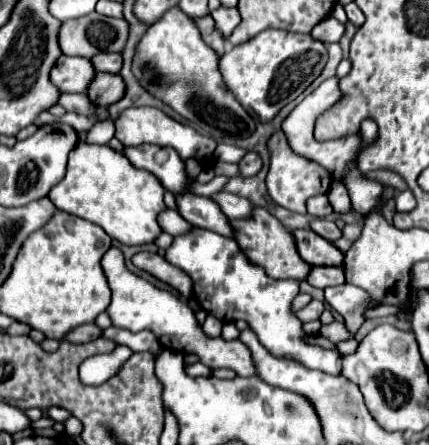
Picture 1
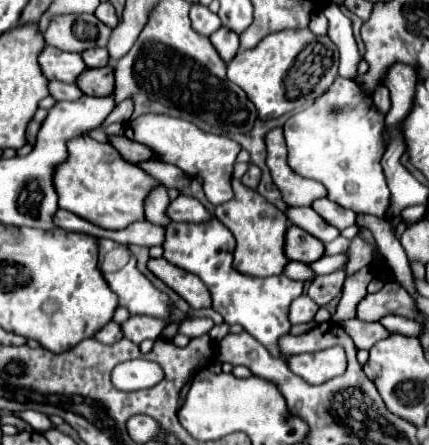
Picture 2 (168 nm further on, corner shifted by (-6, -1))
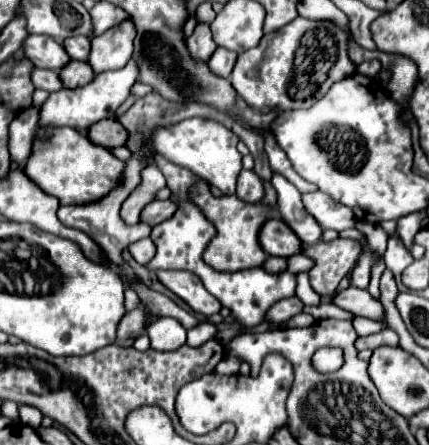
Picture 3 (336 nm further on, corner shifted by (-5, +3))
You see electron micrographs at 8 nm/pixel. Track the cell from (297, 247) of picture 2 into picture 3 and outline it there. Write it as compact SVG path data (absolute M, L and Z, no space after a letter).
M273 216L263 224L261 234L259 234L259 242L261 242L263 250L271 256L289 258L289 256L301 254L305 250L299 236L279 216Z

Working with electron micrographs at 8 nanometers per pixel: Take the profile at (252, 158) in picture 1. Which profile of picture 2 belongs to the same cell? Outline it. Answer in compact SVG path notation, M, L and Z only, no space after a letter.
M250 164L250 170L242 176L242 184L244 184L246 188L256 190L258 182L260 182L260 168L258 168L258 166L254 166L254 164Z

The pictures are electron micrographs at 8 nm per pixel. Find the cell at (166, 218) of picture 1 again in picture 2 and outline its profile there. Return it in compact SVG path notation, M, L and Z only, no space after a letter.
M156 184L150 194L144 200L144 214L148 222L166 226L170 220L166 216L166 208L168 208L170 200L168 200L168 188L164 184Z

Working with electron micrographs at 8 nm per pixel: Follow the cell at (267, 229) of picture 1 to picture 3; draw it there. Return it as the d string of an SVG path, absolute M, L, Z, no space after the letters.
M203 180L191 190L191 196L193 196L193 202L205 212L205 216L209 220L213 220L213 224L217 228L217 236L211 240L209 248L203 254L205 260L209 262L209 266L223 270L223 272L239 272L245 268L257 268L267 260L267 254L263 252L263 248L259 244L259 230L271 212L271 208L267 204L263 204L263 202L249 204L249 202L239 200L235 194L217 198L209 192L209 184Z

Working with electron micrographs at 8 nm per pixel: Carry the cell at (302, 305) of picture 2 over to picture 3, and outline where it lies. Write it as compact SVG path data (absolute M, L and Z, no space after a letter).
M291 296L291 298L285 298L285 300L279 300L277 304L273 304L273 308L269 310L269 322L285 322L297 314L303 312L303 302L297 298L297 296Z

